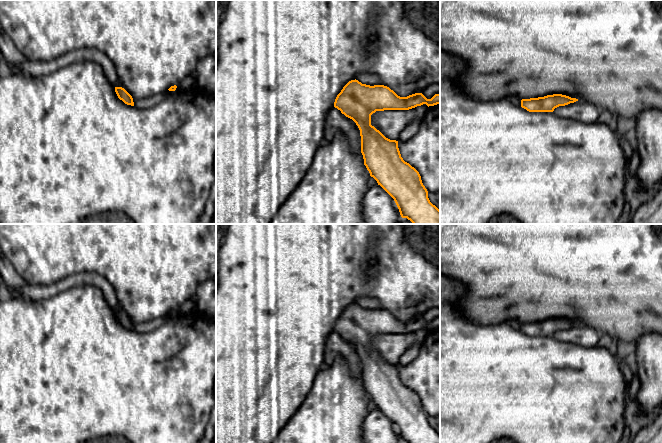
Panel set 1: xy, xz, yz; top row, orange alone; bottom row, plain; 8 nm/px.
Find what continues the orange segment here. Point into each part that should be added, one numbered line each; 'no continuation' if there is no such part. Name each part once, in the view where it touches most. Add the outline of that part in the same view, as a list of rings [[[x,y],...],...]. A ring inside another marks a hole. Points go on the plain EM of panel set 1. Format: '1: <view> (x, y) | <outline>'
1: xy (28, 292) | [[[81,272],[69,275],[51,285],[33,285],[27,283],[19,291],[9,292],[5,297],[20,298],[25,300],[44,300],[71,289],[73,287],[81,287],[92,285],[99,288],[107,304],[113,311],[119,311],[119,301],[115,290],[109,281],[98,273]]]

